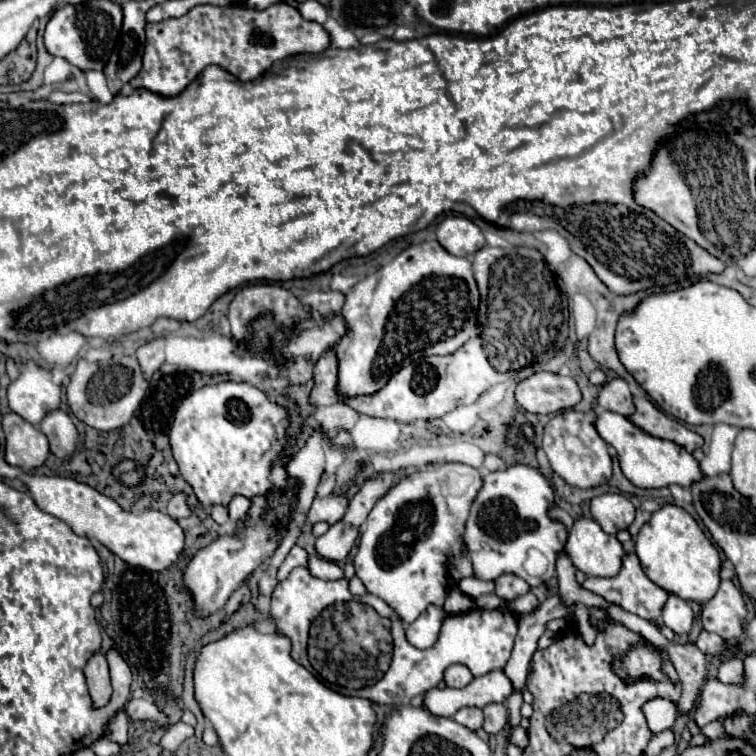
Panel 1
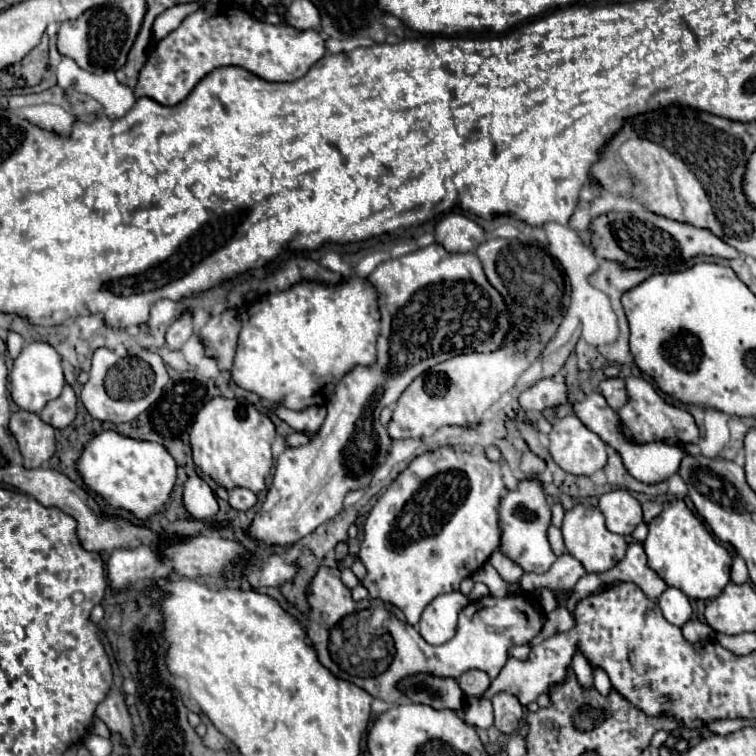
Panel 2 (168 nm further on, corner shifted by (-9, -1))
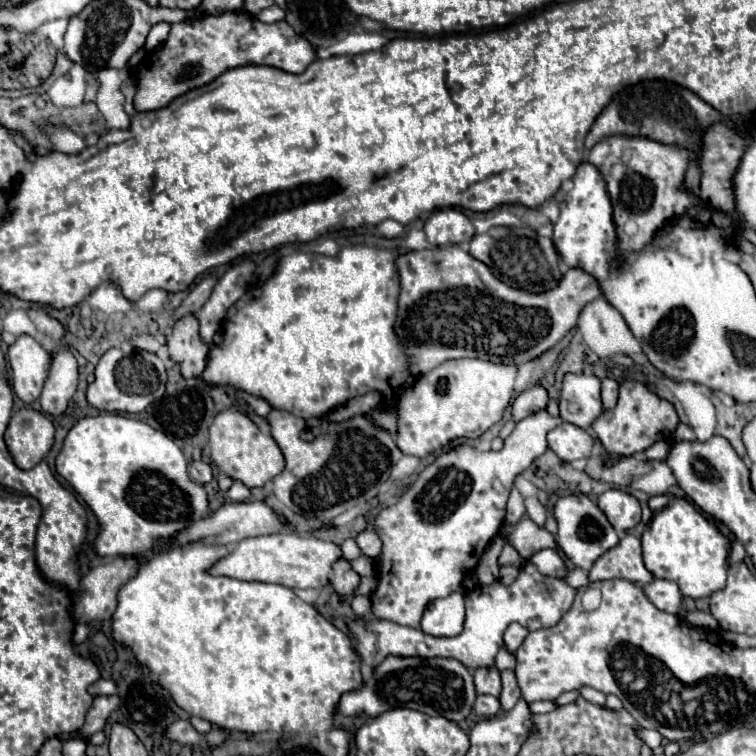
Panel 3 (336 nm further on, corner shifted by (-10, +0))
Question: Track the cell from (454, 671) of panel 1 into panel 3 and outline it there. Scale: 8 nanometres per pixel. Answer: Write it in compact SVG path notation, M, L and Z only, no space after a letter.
M478 668L474 672L474 686L478 694L500 694L500 672L496 668Z

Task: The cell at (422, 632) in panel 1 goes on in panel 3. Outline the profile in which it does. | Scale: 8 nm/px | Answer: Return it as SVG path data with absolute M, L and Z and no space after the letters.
M452 592L444 600L428 604L422 618L422 632L430 636L458 636L464 624L464 598L460 592Z

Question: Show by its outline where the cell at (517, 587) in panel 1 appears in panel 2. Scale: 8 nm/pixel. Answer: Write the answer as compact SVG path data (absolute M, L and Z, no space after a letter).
M495 549L495 553L491 553L489 557L489 563L499 571L499 575L511 583L511 593L517 593L519 591L519 579L523 575L523 569L511 561L505 553L501 553L499 549Z

